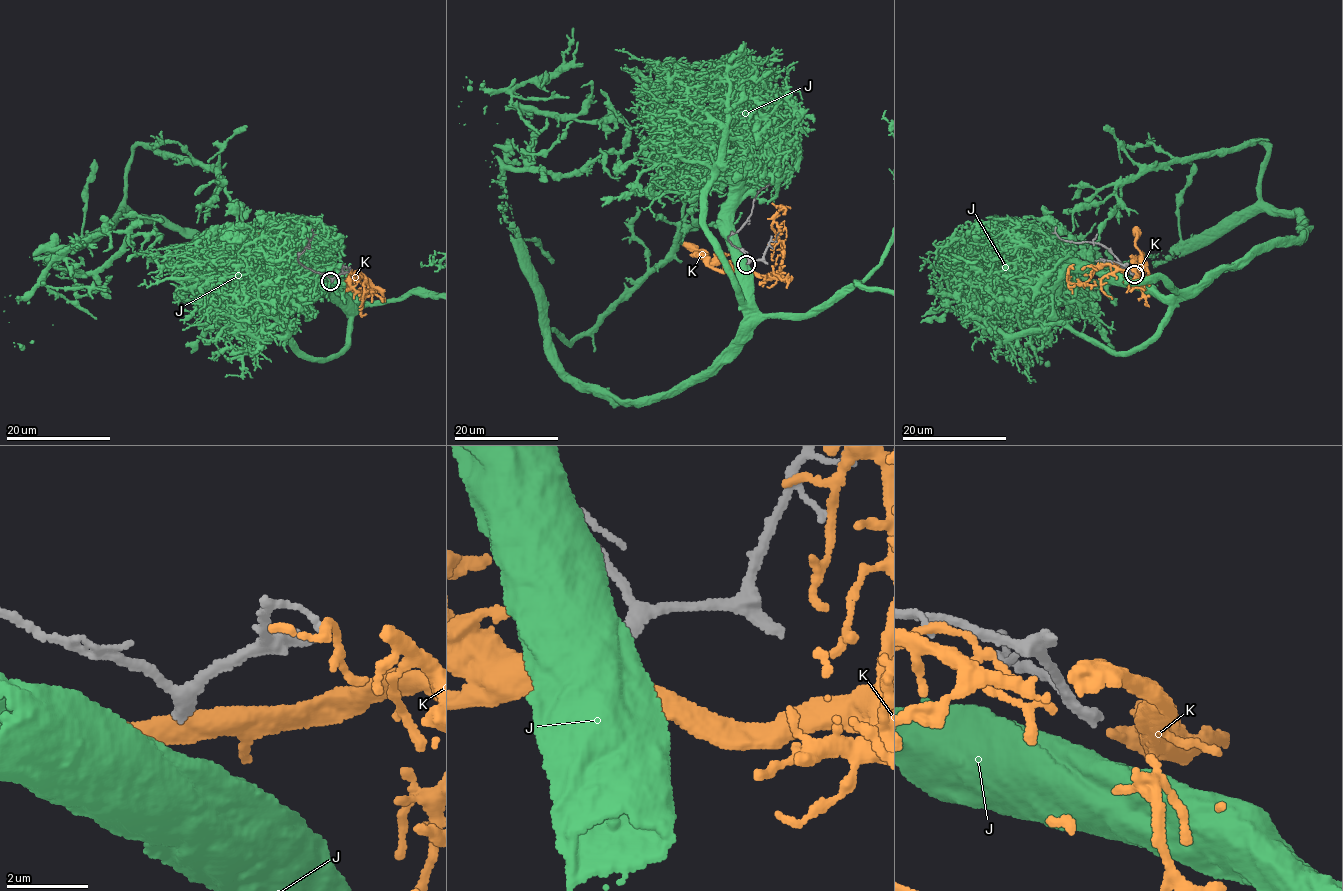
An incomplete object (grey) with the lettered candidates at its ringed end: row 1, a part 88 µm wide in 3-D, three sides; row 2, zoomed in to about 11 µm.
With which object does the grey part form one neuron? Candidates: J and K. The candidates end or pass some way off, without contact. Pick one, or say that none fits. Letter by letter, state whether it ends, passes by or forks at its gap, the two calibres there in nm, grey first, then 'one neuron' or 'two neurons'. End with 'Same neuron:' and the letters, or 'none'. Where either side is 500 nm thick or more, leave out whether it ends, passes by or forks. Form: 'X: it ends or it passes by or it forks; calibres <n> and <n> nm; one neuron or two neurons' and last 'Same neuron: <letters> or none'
J: calibres 200 and 850 nm; two neurons
K: it passes by; calibres 200 and 440 nm; two neurons
Same neuron: none

